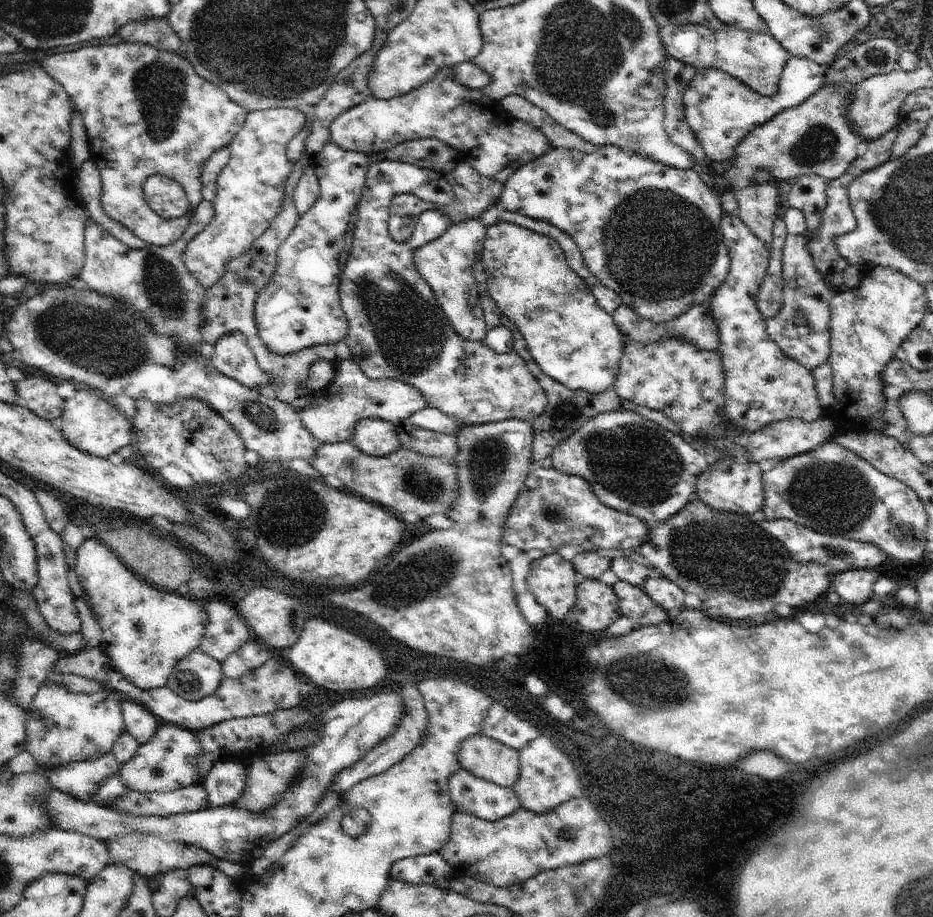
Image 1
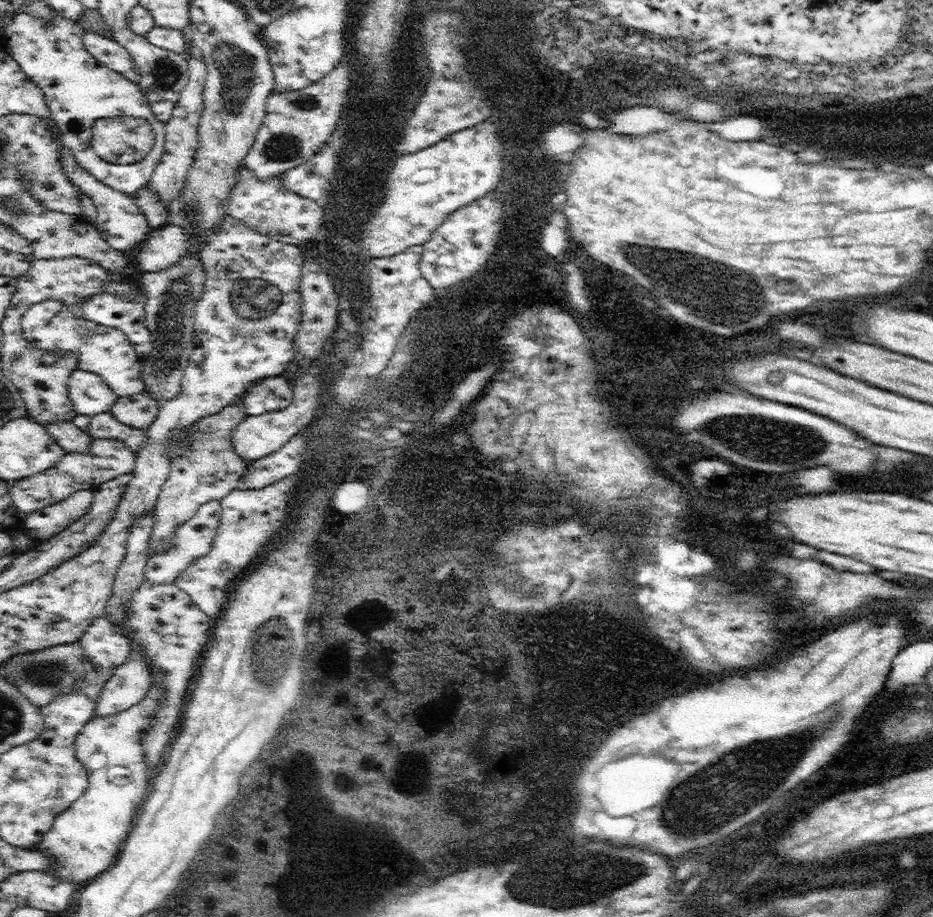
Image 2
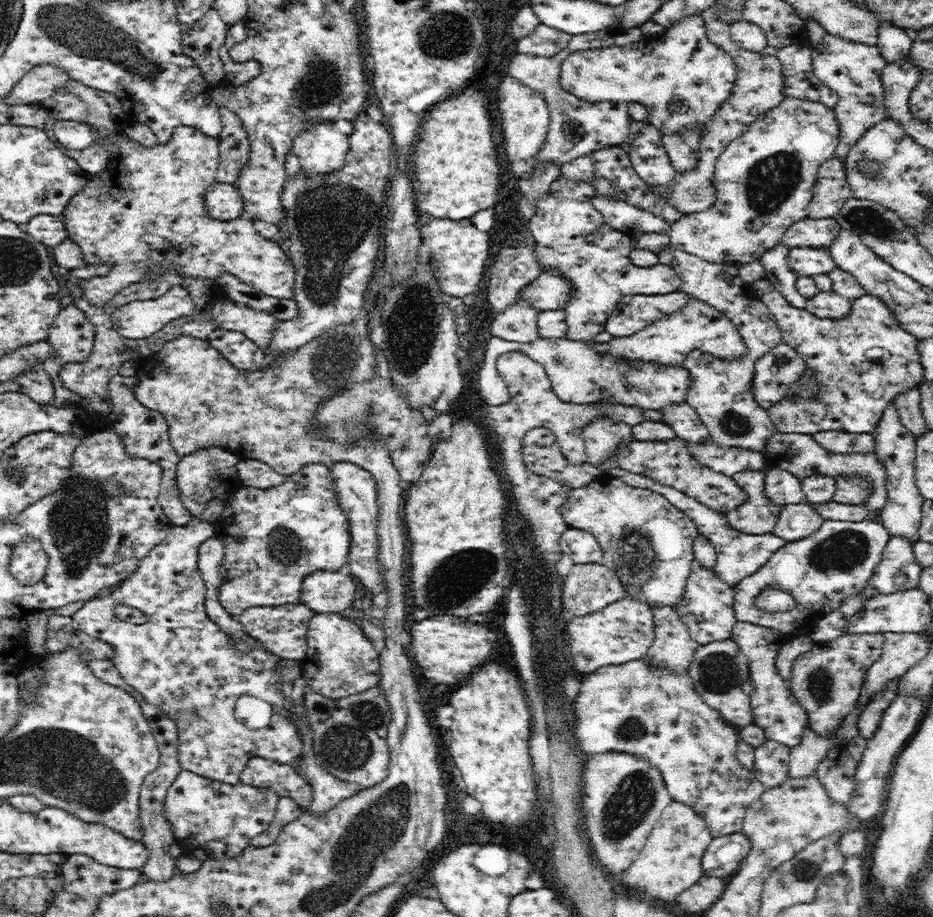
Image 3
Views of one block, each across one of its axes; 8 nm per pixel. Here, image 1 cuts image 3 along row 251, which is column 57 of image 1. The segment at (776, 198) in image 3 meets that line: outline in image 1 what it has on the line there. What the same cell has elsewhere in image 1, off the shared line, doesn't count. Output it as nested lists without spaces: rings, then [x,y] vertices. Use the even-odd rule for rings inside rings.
[[[57,678],[43,682],[41,690],[37,690],[37,698],[33,698],[33,708],[29,710],[23,734],[25,742],[21,748],[33,758],[33,766],[47,778],[63,766],[97,760],[99,756],[113,750],[117,736],[127,730],[119,698],[125,696],[111,690],[81,694],[69,690],[69,684],[63,684]]]

